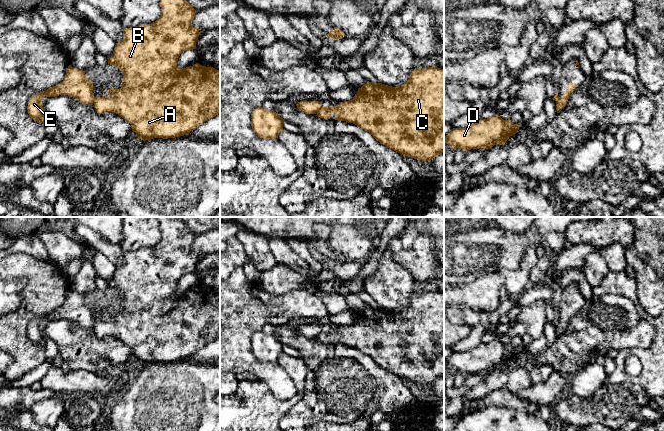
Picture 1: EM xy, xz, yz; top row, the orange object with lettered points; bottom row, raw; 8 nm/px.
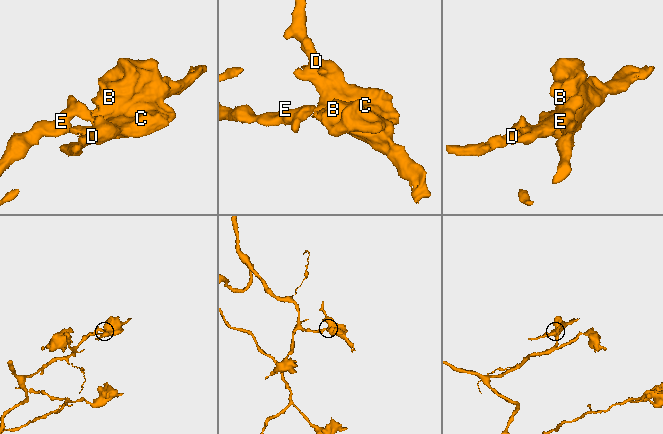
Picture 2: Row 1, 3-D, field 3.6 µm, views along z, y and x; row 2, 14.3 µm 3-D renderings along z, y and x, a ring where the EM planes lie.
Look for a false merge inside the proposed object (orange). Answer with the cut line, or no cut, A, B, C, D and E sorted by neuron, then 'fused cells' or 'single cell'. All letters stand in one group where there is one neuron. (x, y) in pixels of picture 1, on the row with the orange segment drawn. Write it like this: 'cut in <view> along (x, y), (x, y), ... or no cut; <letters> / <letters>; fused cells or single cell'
cut in xz along (321, 105), (315, 113); A B C D / E; fused cells

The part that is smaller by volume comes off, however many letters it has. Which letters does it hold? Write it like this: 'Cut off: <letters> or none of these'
Cut off: A, B, C, D

